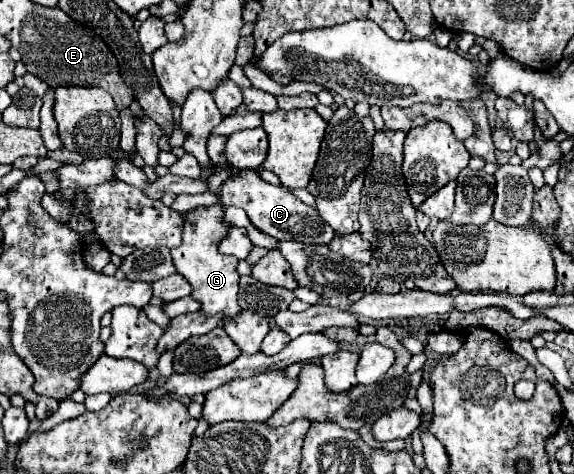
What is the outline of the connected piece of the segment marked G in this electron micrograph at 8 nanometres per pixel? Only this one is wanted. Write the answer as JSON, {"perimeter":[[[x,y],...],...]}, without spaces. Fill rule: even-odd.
{"perimeter":[[[221,203],[191,209],[185,215],[181,247],[171,249],[171,255],[173,255],[177,273],[183,275],[193,287],[191,297],[201,301],[201,305],[203,305],[201,311],[205,315],[223,313],[225,317],[231,317],[241,311],[241,307],[237,303],[237,291],[239,291],[237,263],[239,261],[237,261],[237,257],[219,253],[219,241],[223,241],[231,229],[231,225],[223,221],[223,213],[225,213],[225,207]]]}

